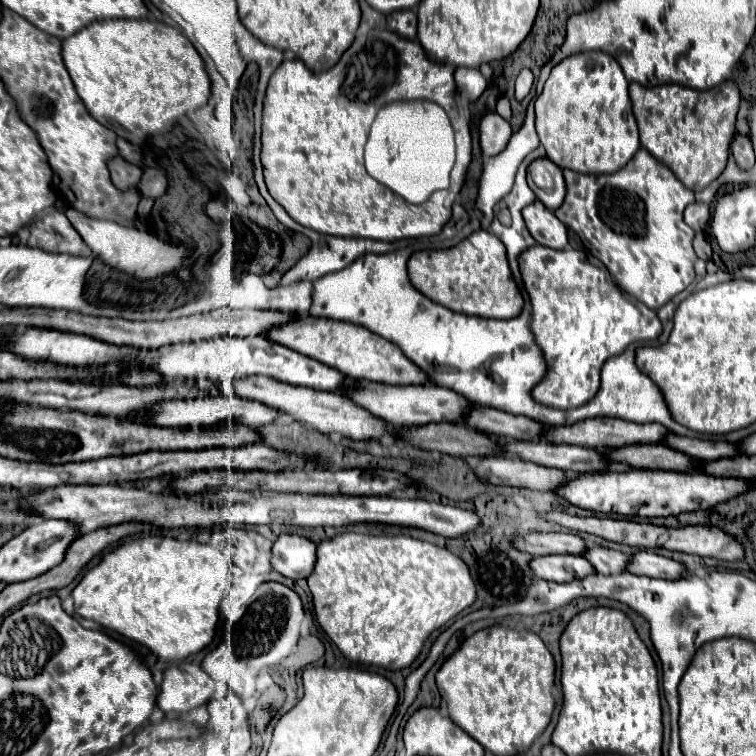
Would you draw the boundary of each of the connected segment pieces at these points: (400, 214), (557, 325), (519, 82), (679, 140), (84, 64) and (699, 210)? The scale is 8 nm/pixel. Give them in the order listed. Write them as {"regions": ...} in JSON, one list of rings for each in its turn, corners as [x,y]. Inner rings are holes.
{"regions":[[[[372,29],[368,35],[358,35],[344,57],[328,71],[314,73],[300,59],[286,59],[272,75],[264,101],[264,129],[262,129],[262,165],[270,195],[286,209],[286,213],[304,227],[318,233],[340,237],[366,237],[380,241],[398,241],[412,237],[438,235],[448,223],[452,203],[460,191],[466,169],[472,159],[470,118],[461,106],[459,92],[454,85],[454,67],[432,61],[422,45],[412,39],[398,37],[388,29]],[[402,99],[428,99],[442,105],[456,131],[456,165],[452,171],[450,189],[435,191],[421,205],[412,205],[382,187],[372,179],[364,167],[364,145],[368,141],[370,125],[386,103]]],[[[534,245],[526,249],[518,263],[520,273],[524,279],[524,287],[530,293],[532,303],[532,331],[536,335],[536,343],[544,351],[548,373],[546,377],[534,387],[532,395],[538,403],[544,403],[548,407],[556,409],[576,409],[584,403],[588,403],[596,391],[600,389],[600,371],[606,359],[620,355],[630,343],[634,341],[652,341],[658,339],[662,333],[662,323],[656,315],[656,311],[648,311],[644,303],[638,303],[636,299],[628,297],[610,277],[603,263],[583,249],[577,250],[571,246],[556,251],[550,247]]],[[[522,69],[520,75],[518,75],[518,79],[516,79],[516,99],[518,99],[518,101],[522,101],[522,99],[530,93],[532,83],[534,83],[532,71],[530,71],[530,69]]],[[[726,79],[724,85],[708,91],[682,85],[644,87],[630,83],[630,99],[640,127],[642,147],[668,165],[688,189],[698,193],[724,171],[740,109],[740,89],[732,79]]],[[[106,19],[90,23],[61,41],[66,69],[90,115],[132,143],[142,143],[144,139],[169,130],[179,117],[204,107],[210,99],[210,77],[204,59],[178,27],[148,19]]],[[[695,202],[686,207],[683,218],[685,223],[698,233],[698,235],[702,235],[709,225],[710,209],[708,209],[708,205]]]]}

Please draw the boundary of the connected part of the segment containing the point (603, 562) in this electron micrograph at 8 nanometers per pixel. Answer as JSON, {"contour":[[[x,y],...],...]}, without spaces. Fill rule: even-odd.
{"contour":[[[590,547],[584,557],[598,569],[598,573],[614,575],[614,573],[626,573],[626,565],[630,563],[632,555],[604,547]]]}

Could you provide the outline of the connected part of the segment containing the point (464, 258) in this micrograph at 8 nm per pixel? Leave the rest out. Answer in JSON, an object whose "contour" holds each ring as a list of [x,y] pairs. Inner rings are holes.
{"contour":[[[478,231],[452,249],[418,251],[408,261],[408,275],[420,293],[426,293],[436,303],[466,315],[514,319],[522,313],[524,297],[512,279],[506,249],[494,233]]]}

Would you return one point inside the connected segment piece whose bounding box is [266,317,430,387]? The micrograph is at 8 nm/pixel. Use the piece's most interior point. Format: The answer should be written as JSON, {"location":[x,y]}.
{"location":[359,353]}

